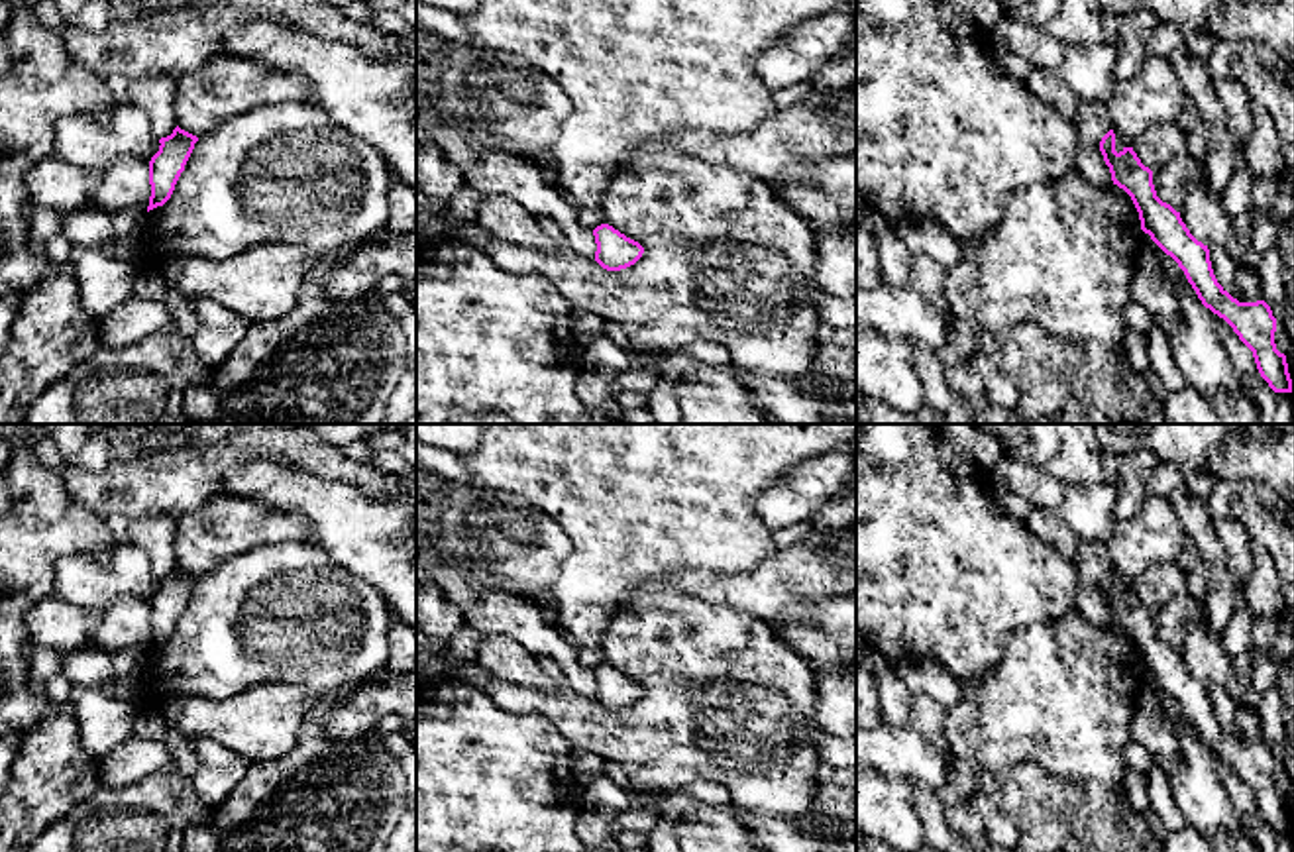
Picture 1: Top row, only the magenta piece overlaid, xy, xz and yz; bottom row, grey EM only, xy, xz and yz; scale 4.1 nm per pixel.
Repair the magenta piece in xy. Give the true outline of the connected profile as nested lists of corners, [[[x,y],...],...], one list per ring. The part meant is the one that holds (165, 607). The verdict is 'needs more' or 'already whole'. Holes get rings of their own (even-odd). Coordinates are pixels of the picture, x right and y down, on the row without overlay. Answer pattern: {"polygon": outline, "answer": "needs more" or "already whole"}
{"polygon": [[[179,565],[171,575],[159,579],[159,591],[149,601],[151,636],[147,652],[163,646],[171,638],[196,581],[196,575]]], "answer": "already whole"}

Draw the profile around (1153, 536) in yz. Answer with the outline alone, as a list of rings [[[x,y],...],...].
[[[1147,495],[1141,512],[1129,520],[1115,520],[1107,544],[1115,591],[1131,587],[1147,567],[1174,563],[1184,546],[1184,530],[1164,497]]]

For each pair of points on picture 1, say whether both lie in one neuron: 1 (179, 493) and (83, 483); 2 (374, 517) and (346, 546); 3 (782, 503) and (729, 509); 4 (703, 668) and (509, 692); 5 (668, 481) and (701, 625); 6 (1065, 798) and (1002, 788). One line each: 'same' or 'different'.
1: same
2: same
3: different
4: same
5: different
6: same

